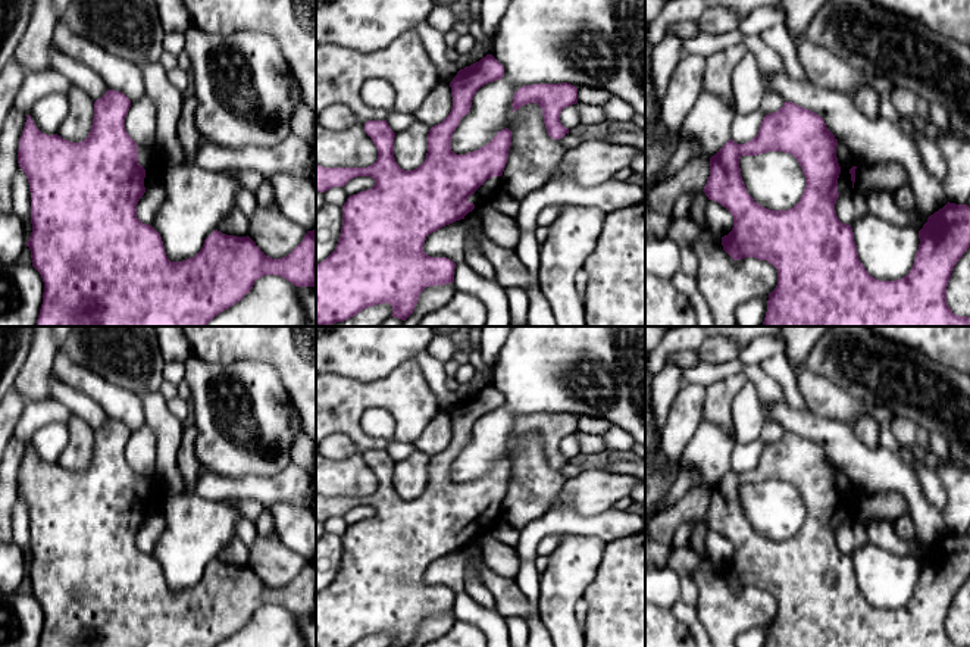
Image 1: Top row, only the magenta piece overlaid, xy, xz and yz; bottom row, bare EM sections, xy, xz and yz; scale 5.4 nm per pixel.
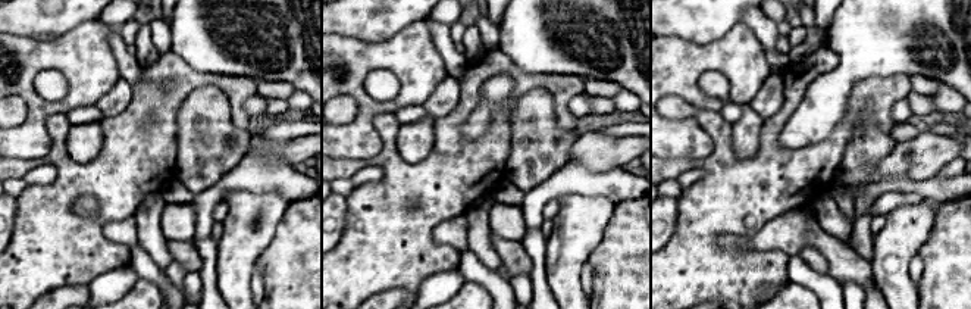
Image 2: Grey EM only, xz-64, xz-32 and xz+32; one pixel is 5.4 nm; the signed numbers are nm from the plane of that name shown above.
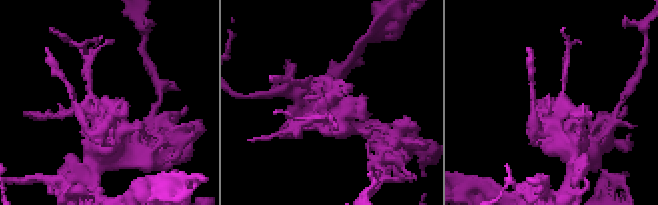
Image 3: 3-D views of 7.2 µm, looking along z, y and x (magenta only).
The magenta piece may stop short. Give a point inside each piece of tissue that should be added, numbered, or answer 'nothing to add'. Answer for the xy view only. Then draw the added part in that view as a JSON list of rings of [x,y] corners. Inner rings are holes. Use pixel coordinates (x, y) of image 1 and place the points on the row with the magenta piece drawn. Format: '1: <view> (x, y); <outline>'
1: xy (149, 159); [[[138,146],[138,163],[146,169],[146,190],[162,181],[162,162],[156,147]]]

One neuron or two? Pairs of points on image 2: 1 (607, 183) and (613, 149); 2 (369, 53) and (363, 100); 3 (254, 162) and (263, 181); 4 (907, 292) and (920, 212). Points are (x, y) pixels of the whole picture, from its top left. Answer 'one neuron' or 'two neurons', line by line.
1: two neurons
2: one neuron
3: one neuron
4: one neuron

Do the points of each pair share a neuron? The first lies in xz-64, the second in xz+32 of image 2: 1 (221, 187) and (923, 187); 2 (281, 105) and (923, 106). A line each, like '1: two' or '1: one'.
1: one
2: one

